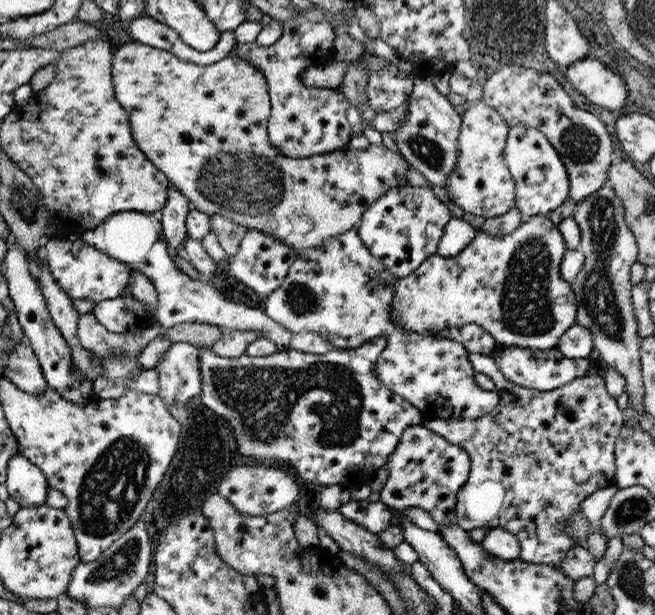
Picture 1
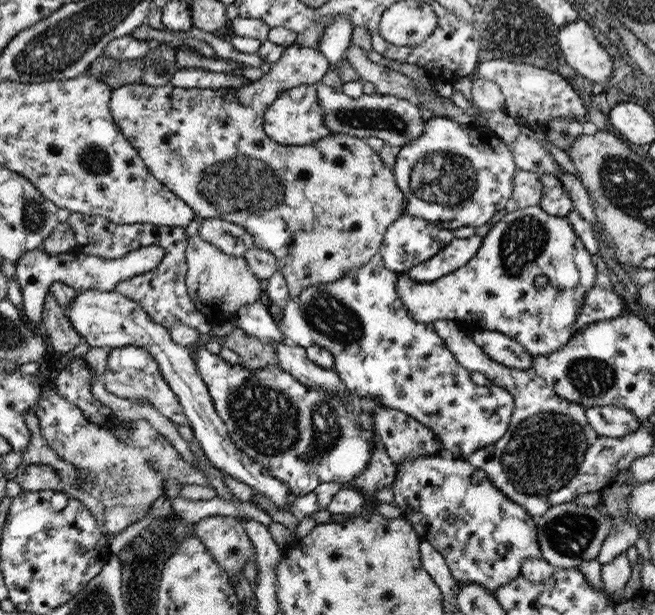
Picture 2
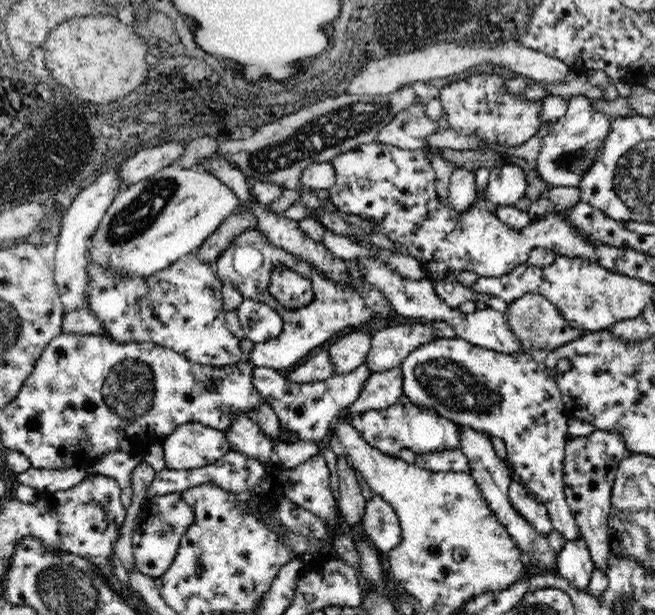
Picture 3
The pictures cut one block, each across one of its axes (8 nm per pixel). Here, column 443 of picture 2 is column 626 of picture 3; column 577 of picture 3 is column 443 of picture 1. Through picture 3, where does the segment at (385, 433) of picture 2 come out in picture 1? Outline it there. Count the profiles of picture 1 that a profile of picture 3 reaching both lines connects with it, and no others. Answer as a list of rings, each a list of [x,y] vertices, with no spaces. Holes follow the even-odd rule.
[[[425,424],[411,426],[403,432],[397,450],[385,466],[389,470],[389,478],[381,488],[381,502],[397,512],[419,506],[421,510],[427,510],[437,524],[455,520],[457,492],[465,486],[471,472],[471,456],[463,448],[451,444],[435,430],[427,430]]]

